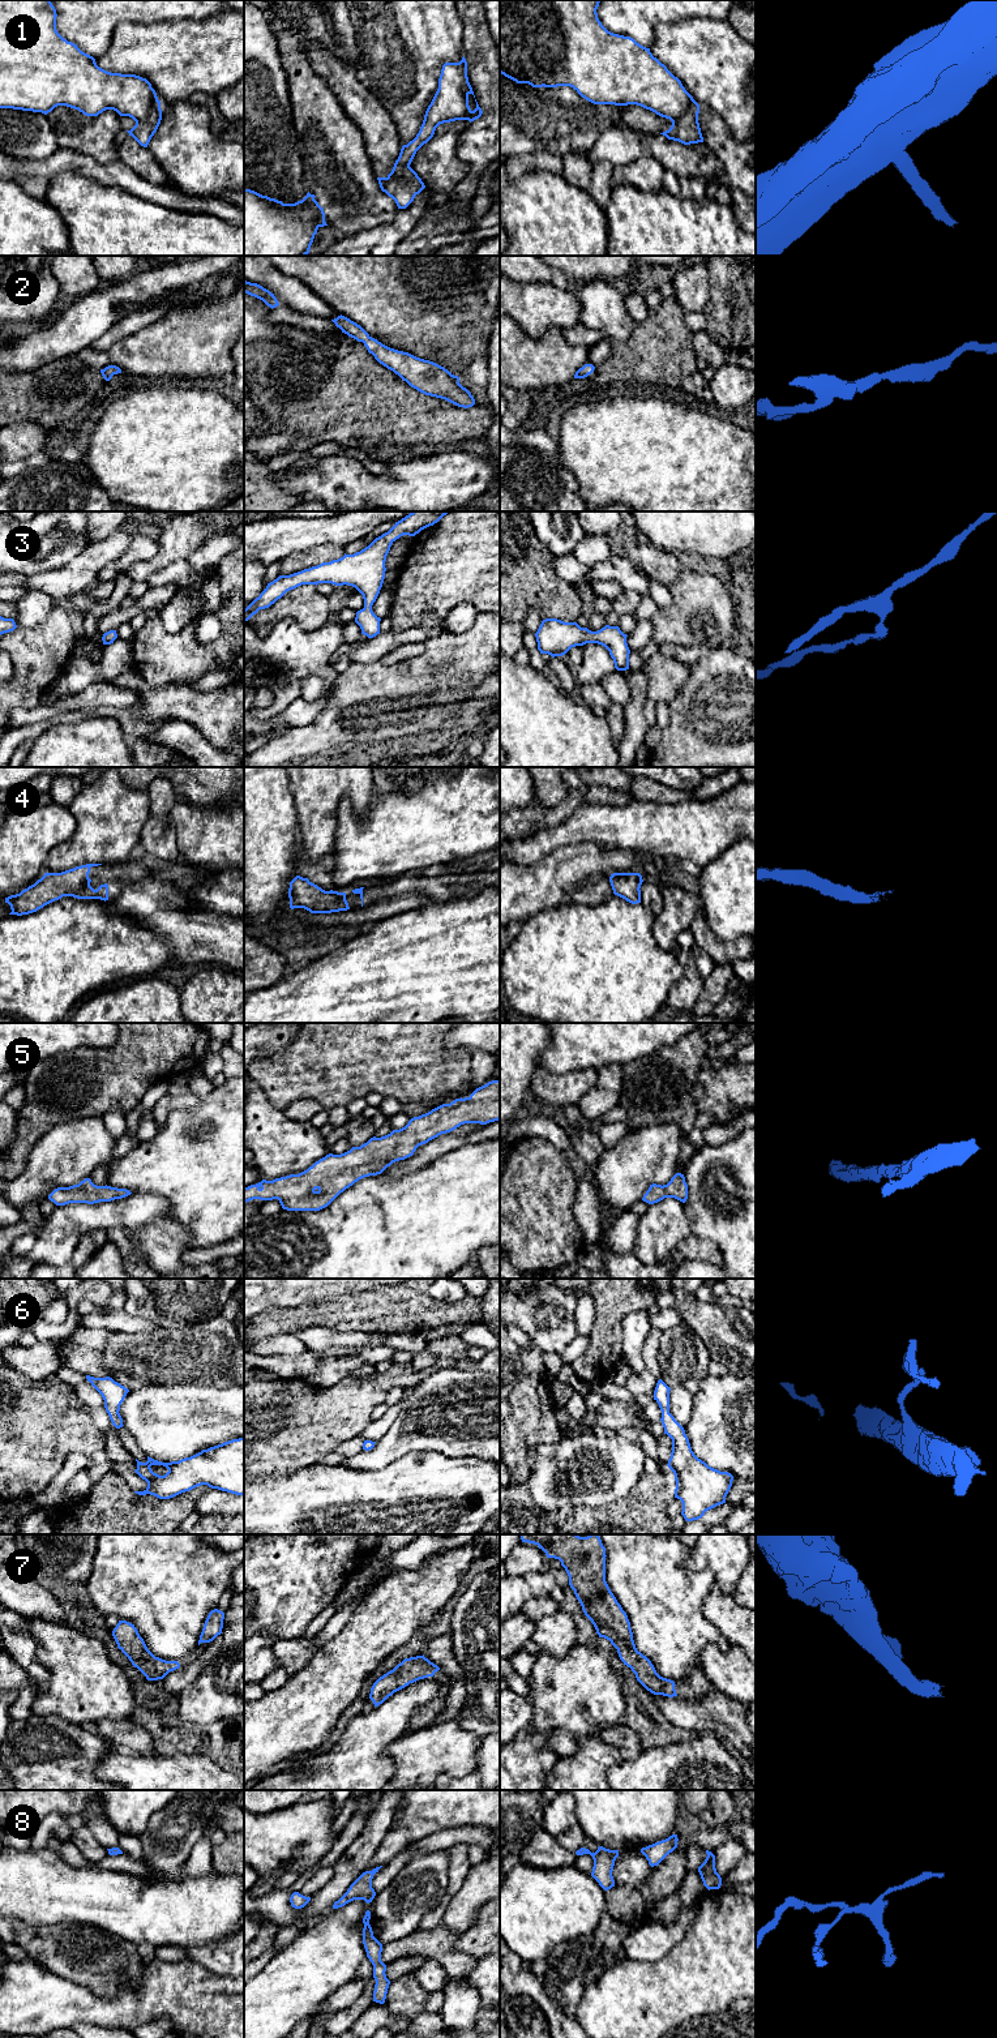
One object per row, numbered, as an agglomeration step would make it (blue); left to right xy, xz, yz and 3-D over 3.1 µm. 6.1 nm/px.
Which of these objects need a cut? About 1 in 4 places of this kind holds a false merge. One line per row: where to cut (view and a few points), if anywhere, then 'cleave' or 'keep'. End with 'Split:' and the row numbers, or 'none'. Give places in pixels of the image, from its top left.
1: xy (157, 99), (144, 118), (133, 119) | cleave
2: no cut | keep
3: no cut | keep
4: no cut | keep
5: no cut | keep
6: no cut | keep
7: no cut | keep
8: no cut | keep
Split: 1

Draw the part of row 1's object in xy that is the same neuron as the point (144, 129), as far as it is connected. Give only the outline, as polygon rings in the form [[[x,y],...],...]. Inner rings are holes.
[[[157,100],[149,115],[142,119],[133,119],[136,121],[136,125],[127,130],[129,136],[132,136],[141,146],[147,147],[151,137],[157,132],[161,120],[162,120],[162,110],[161,110],[161,100]]]

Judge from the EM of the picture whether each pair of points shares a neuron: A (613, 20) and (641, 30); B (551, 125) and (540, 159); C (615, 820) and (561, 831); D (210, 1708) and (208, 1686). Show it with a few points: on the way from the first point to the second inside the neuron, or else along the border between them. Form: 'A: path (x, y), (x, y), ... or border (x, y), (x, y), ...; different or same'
A: path (620, 20), (630, 20), (634, 24); same
B: border (513, 155), (546, 152), (561, 158); different
C: path (602, 823), (590, 823), (574, 830); same
D: path (210, 1703), (210, 1691); same

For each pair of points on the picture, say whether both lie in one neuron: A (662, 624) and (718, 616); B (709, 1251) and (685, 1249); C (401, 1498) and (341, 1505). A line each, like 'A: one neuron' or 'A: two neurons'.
A: one neuron
B: one neuron
C: one neuron

